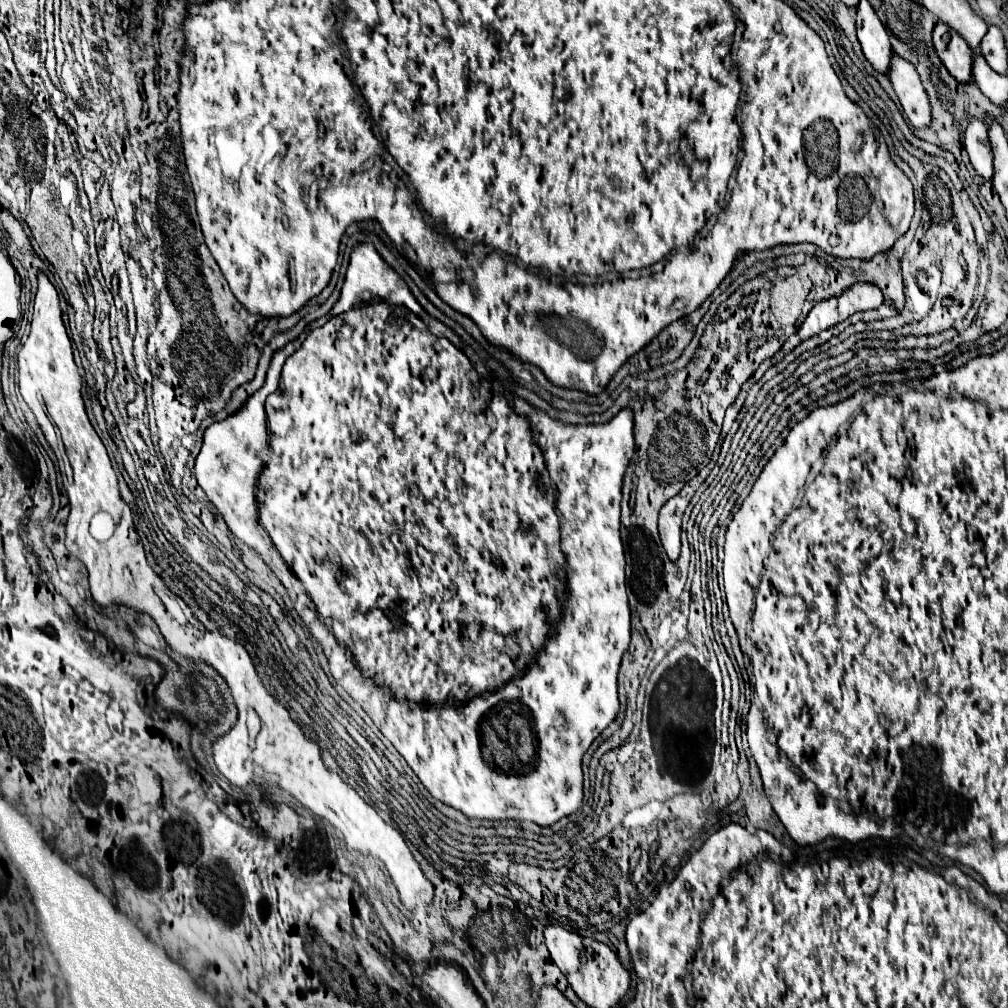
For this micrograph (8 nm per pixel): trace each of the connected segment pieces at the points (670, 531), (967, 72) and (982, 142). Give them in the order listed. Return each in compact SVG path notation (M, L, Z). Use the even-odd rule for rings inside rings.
M678 496L670 498L660 510L660 540L672 562L680 556L680 526L682 526L682 506L678 506Z
M946 24L934 28L934 48L948 72L962 84L972 82L972 48Z
M974 118L966 130L966 150L970 154L970 162L974 170L986 178L992 180L994 176L994 156L990 148L990 138L988 138L988 126L986 122Z

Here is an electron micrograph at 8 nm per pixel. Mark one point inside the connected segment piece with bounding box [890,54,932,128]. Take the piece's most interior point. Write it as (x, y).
(904, 78)

